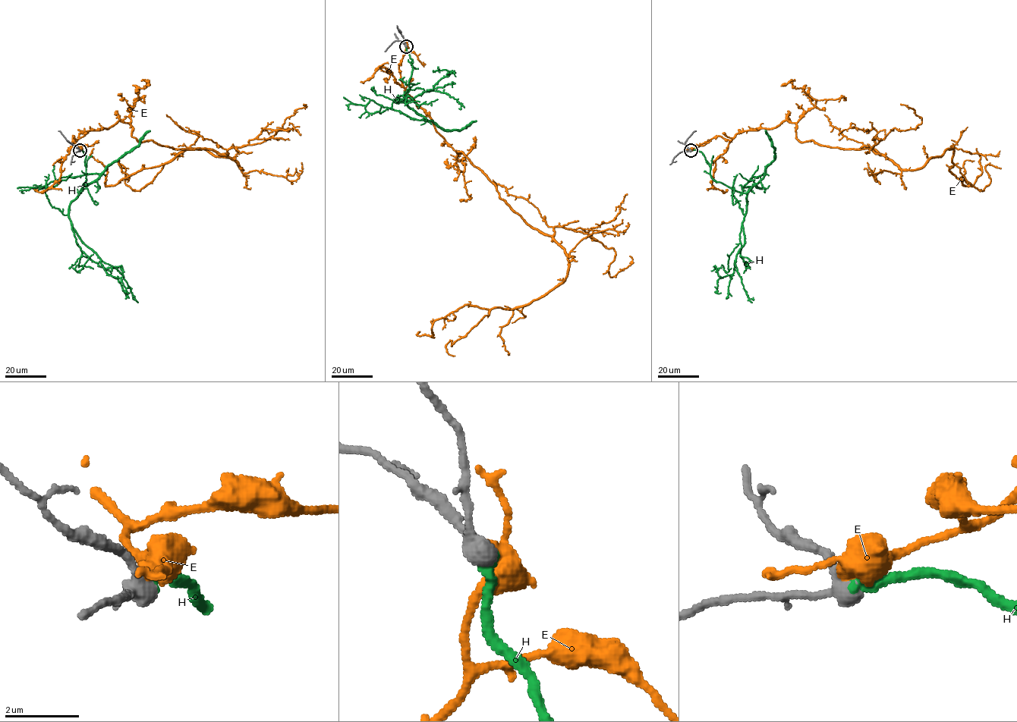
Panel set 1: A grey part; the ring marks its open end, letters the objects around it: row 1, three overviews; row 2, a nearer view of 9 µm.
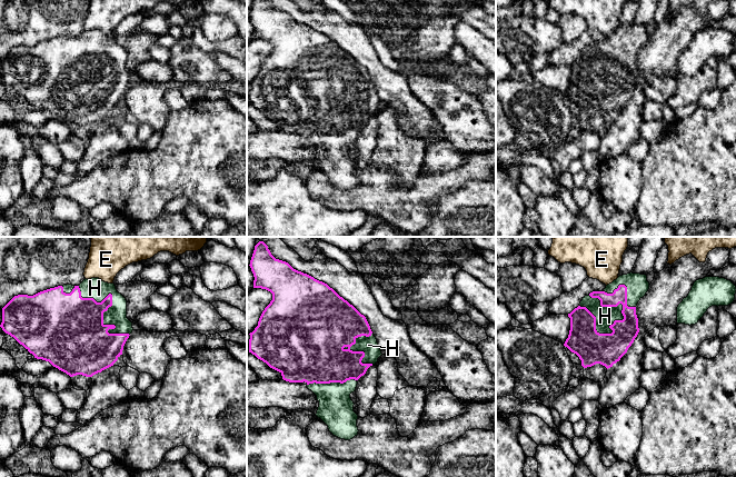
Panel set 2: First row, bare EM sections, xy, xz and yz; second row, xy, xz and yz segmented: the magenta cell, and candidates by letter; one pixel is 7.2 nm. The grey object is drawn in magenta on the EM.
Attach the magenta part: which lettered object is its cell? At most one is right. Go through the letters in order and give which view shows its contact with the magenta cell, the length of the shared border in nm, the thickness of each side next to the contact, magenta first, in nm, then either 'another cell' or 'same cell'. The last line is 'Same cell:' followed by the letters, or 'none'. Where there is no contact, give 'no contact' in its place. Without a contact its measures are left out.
E: no contact | another cell
H: yz | 340 nm | 240/140 nm | same cell
Same cell: H

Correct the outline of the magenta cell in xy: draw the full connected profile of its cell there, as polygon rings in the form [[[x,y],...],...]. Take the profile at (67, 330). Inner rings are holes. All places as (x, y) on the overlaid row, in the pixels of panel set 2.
[[[99,278],[84,279],[79,286],[63,285],[40,291],[33,296],[14,296],[2,308],[2,330],[13,337],[37,359],[49,361],[70,377],[92,377],[113,366],[122,355],[123,346],[132,332],[132,322],[127,318],[127,300],[116,289]]]

